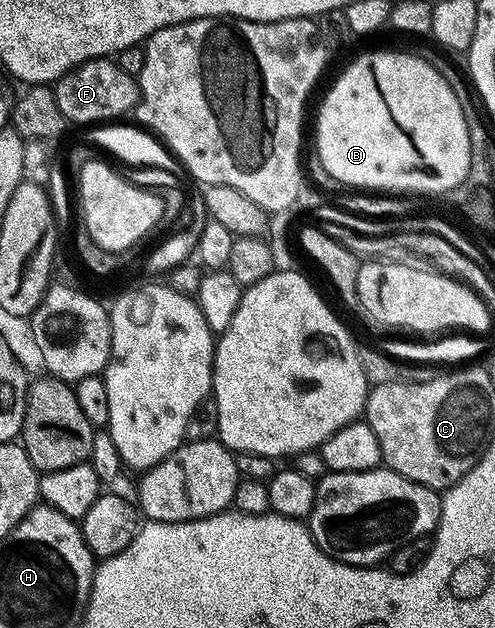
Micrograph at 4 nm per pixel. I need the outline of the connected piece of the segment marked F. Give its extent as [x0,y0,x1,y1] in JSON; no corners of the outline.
[54,57,140,126]

